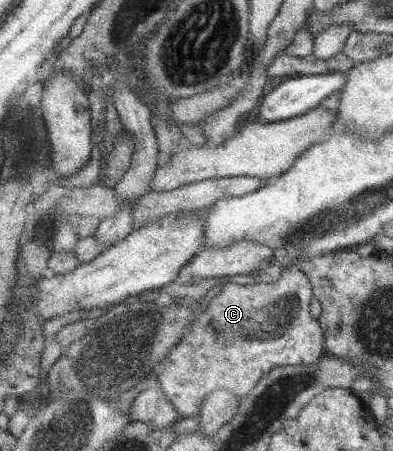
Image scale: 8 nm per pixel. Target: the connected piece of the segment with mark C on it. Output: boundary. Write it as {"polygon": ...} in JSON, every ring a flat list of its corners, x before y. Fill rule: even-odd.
{"polygon":[[291,260,292,264,289,268,285,268,281,273,280,278,272,283,257,283,254,285,237,285,237,283,228,283,220,286,219,292,209,302,208,307,200,314,196,321,192,324,190,329,184,335,182,342,172,349,172,352,164,359,163,365,160,366,157,380,160,382,160,389,165,392,165,395,173,402,175,409,178,409,183,417,196,417,199,415,202,406,206,403,206,399,210,394,219,389,226,389,231,391,234,395,238,395,241,399,251,395,256,385,263,379,270,371,276,367,289,365,309,365,315,363,319,358,323,357,325,352,323,330,319,320,313,319,309,315,309,301,311,301,312,290,309,284,308,277,297,269,294,264,296,260]]}

